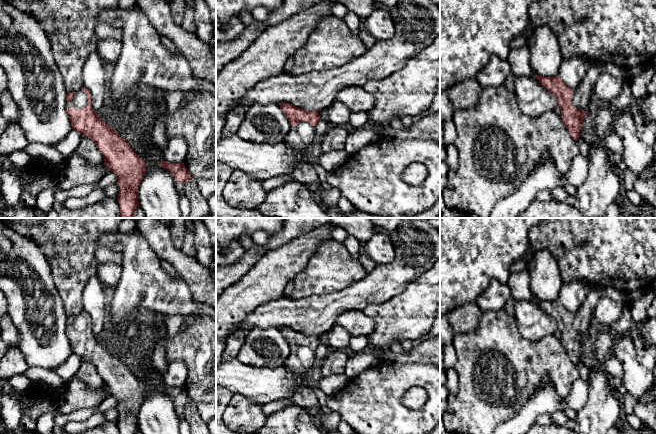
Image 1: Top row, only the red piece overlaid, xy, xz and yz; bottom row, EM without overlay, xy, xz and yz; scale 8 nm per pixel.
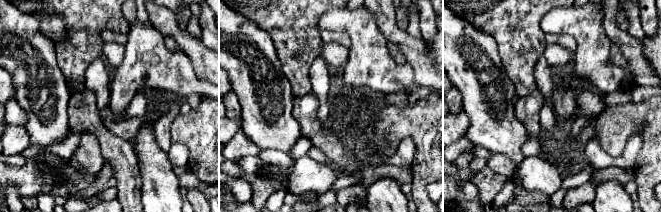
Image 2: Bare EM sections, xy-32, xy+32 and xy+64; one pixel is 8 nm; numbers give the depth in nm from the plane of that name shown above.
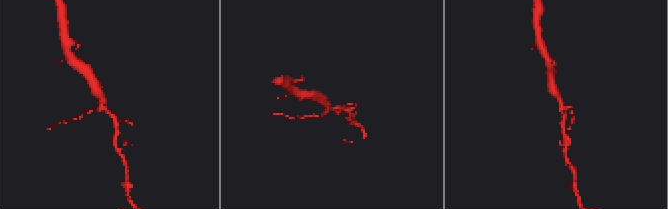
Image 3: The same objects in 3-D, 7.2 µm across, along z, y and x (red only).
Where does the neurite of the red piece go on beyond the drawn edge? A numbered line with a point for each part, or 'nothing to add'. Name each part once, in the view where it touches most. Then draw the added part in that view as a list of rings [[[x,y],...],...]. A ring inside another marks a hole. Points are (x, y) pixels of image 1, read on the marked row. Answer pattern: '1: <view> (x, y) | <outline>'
1: xy (80, 99) | [[[82,88],[79,91],[76,91],[74,93],[74,96],[70,102],[66,101],[66,108],[77,108],[82,109],[86,107],[88,104],[88,96],[84,92],[84,89]]]

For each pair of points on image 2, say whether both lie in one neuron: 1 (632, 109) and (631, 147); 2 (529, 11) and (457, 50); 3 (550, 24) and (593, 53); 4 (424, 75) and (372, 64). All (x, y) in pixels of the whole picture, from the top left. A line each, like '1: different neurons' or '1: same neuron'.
1: different neurons
2: different neurons
3: same neuron
4: different neurons

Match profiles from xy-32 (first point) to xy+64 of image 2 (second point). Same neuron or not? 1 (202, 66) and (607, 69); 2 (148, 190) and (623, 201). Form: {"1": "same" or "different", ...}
{"1": "different", "2": "same"}

